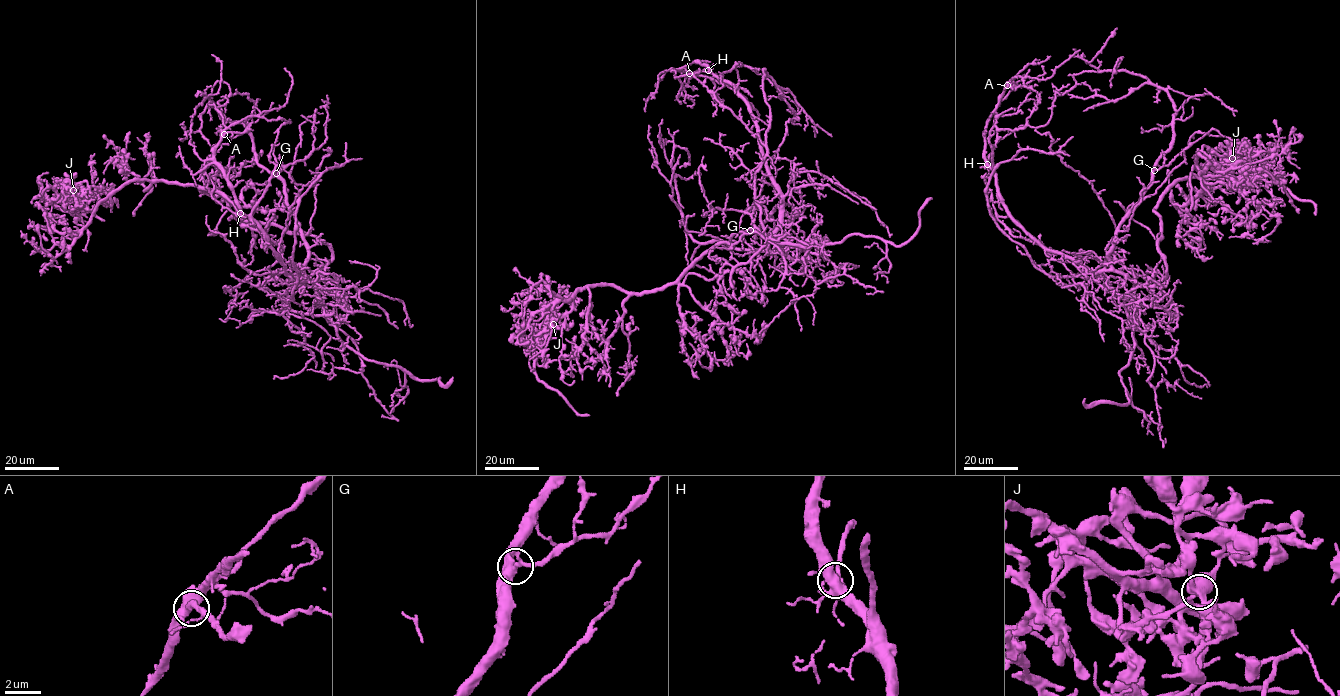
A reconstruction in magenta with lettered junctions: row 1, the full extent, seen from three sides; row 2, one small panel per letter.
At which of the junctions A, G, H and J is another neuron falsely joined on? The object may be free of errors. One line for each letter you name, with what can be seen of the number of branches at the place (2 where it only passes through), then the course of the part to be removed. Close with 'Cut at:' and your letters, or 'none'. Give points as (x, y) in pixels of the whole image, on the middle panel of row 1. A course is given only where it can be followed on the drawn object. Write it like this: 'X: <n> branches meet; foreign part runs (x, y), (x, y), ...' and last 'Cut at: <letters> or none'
J: 4 branches meet; foreign part runs (553, 325), (548, 327), (554, 311), (535, 346), (534, 373), (555, 389), (578, 414), (589, 415)
Cut at: J

